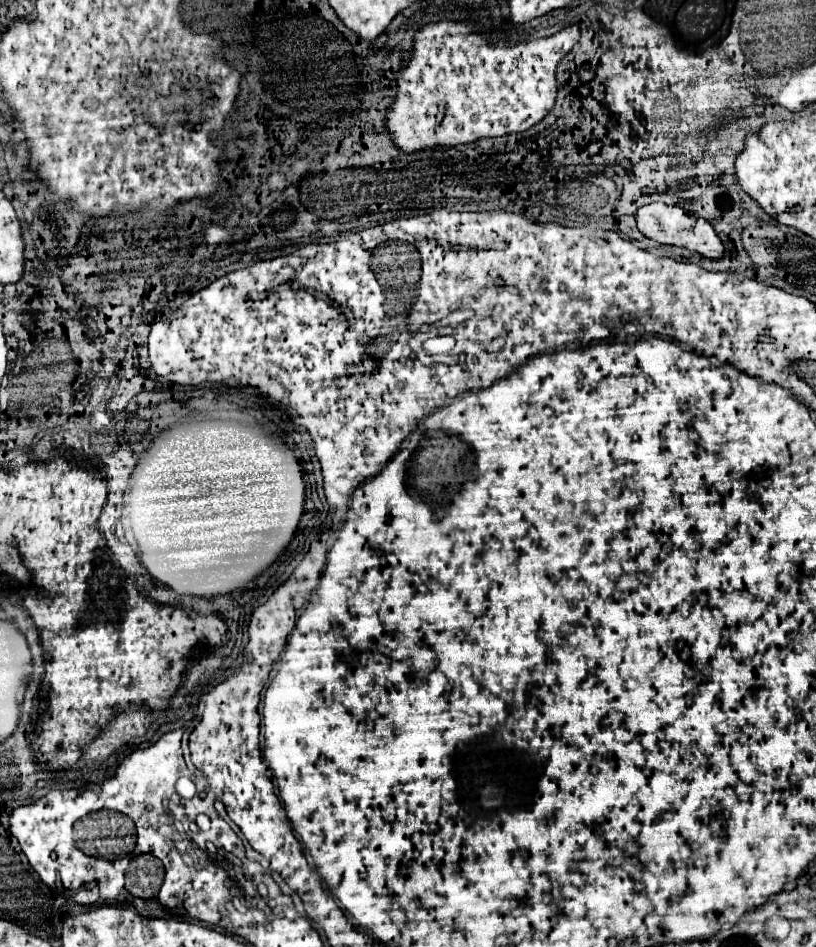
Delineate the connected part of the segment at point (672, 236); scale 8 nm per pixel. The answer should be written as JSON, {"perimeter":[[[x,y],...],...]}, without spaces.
{"perimeter":[[[665,203],[645,205],[637,211],[637,225],[645,237],[649,237],[657,243],[685,247],[689,251],[697,251],[699,255],[703,255],[707,259],[721,259],[721,255],[723,255],[723,243],[719,241],[715,229],[705,219],[697,219],[689,213],[683,213],[681,207],[673,207],[673,205],[665,205]]]}

